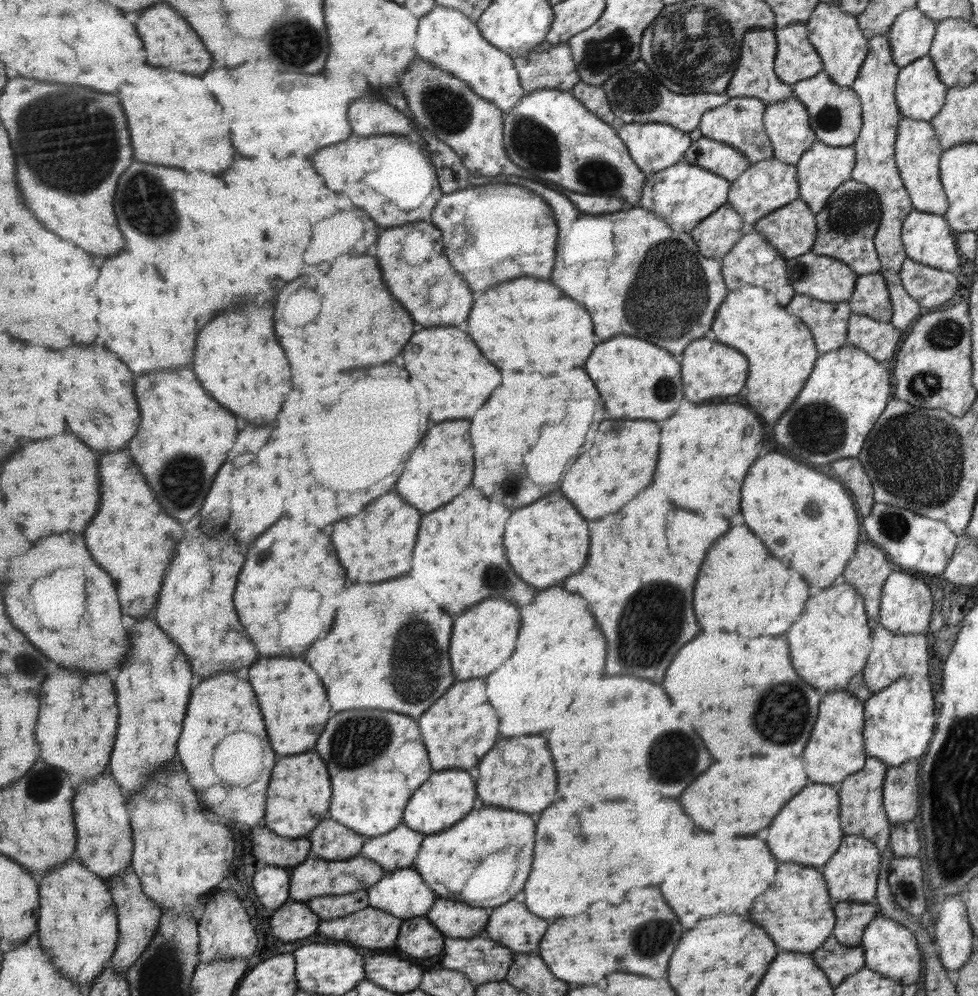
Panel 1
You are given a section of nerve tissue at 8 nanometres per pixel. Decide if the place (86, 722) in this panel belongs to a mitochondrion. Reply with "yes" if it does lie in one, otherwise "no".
no

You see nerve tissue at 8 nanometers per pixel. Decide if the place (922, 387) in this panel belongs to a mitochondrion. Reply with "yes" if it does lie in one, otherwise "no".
yes

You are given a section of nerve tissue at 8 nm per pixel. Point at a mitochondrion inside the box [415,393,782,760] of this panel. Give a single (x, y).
(647, 631)

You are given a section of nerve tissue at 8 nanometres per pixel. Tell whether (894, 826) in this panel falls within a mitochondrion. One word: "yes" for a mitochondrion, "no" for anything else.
no

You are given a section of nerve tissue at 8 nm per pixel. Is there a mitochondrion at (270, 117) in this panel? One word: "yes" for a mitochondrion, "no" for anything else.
no

